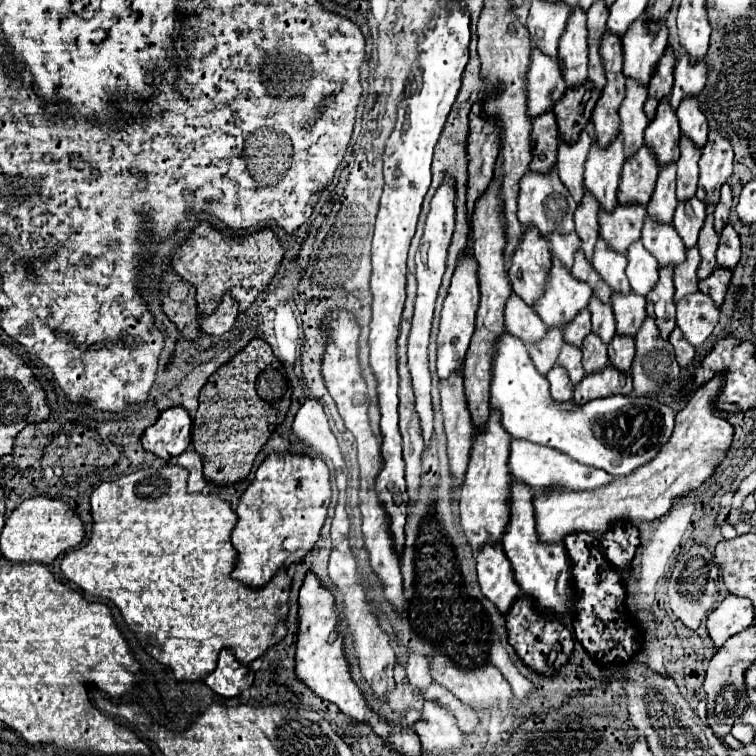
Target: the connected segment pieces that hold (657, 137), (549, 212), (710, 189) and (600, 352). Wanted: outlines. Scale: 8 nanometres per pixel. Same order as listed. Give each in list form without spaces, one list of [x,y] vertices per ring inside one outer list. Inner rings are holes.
[[[663,100],[657,108],[657,116],[649,122],[645,130],[645,146],[655,154],[657,164],[673,164],[679,160],[679,124],[669,102]]]
[[[553,168],[553,176],[533,176],[533,172],[525,174],[525,180],[521,180],[519,190],[519,210],[517,216],[523,226],[533,226],[541,232],[541,236],[549,236],[553,232],[569,234],[573,232],[573,212],[577,204],[569,196],[569,190],[561,184],[557,170]]]
[[[709,132],[709,140],[699,158],[697,198],[705,204],[717,204],[719,188],[733,176],[733,150],[729,140]]]
[[[589,334],[585,338],[585,348],[583,350],[583,368],[587,374],[591,372],[601,372],[603,368],[609,366],[607,360],[607,346],[601,344],[601,338],[595,334]]]

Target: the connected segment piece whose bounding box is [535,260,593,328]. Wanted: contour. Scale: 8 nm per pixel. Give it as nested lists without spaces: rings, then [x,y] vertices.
[[[553,260],[553,268],[549,272],[545,294],[535,304],[535,312],[549,328],[563,328],[583,308],[587,308],[591,296],[593,292],[589,284],[575,280],[569,270],[561,268],[561,264]]]

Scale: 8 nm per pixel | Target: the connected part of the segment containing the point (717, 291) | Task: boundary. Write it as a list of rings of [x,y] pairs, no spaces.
[[[717,268],[717,272],[713,272],[713,276],[699,282],[699,290],[703,294],[707,294],[715,302],[715,306],[721,306],[725,300],[729,282],[731,282],[731,272],[725,268]]]

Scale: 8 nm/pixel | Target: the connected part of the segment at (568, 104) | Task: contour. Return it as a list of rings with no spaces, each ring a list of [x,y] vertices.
[[[589,82],[581,84],[581,88],[571,88],[565,92],[561,102],[557,102],[557,108],[553,108],[559,126],[559,136],[563,142],[575,144],[579,140],[581,132],[591,120],[597,100],[599,94]]]

